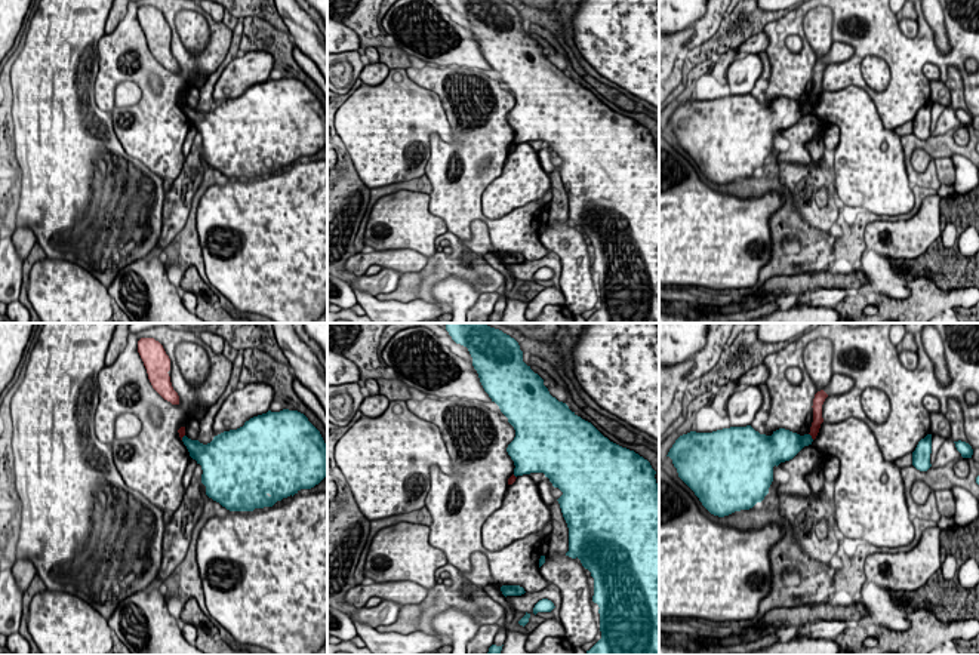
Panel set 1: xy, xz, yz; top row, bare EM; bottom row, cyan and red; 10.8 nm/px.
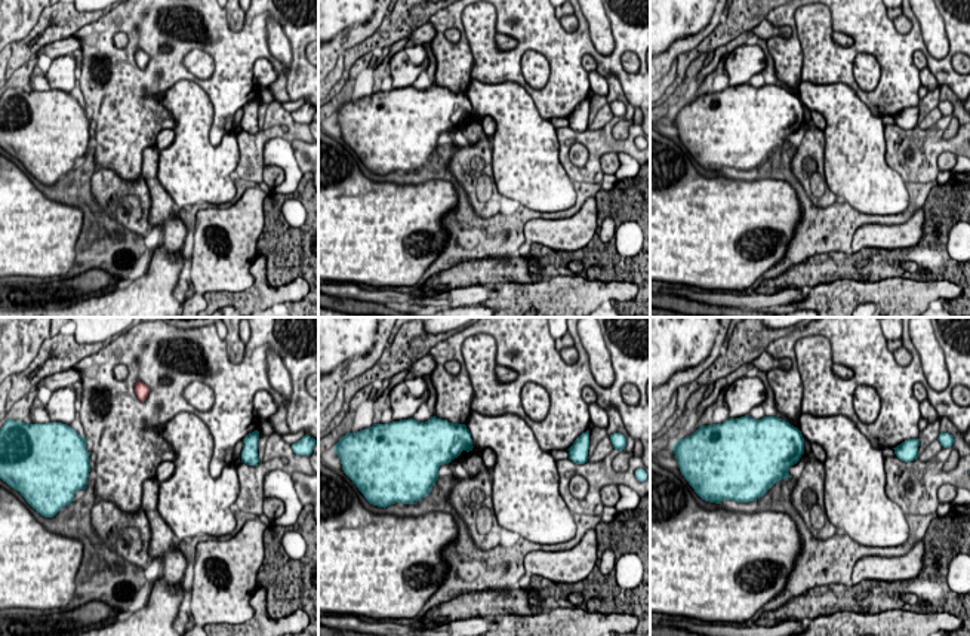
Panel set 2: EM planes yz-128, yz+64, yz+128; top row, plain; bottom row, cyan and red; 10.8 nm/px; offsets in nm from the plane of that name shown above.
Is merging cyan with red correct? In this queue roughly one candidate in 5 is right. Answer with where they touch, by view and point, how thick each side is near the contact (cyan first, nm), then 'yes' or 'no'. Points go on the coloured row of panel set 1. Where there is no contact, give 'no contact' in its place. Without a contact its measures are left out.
yz (810, 436) | 260/120 nm | no

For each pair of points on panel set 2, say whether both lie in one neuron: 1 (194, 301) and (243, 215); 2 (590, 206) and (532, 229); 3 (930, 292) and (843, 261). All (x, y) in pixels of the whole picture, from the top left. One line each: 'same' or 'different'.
1: same
2: same
3: different

